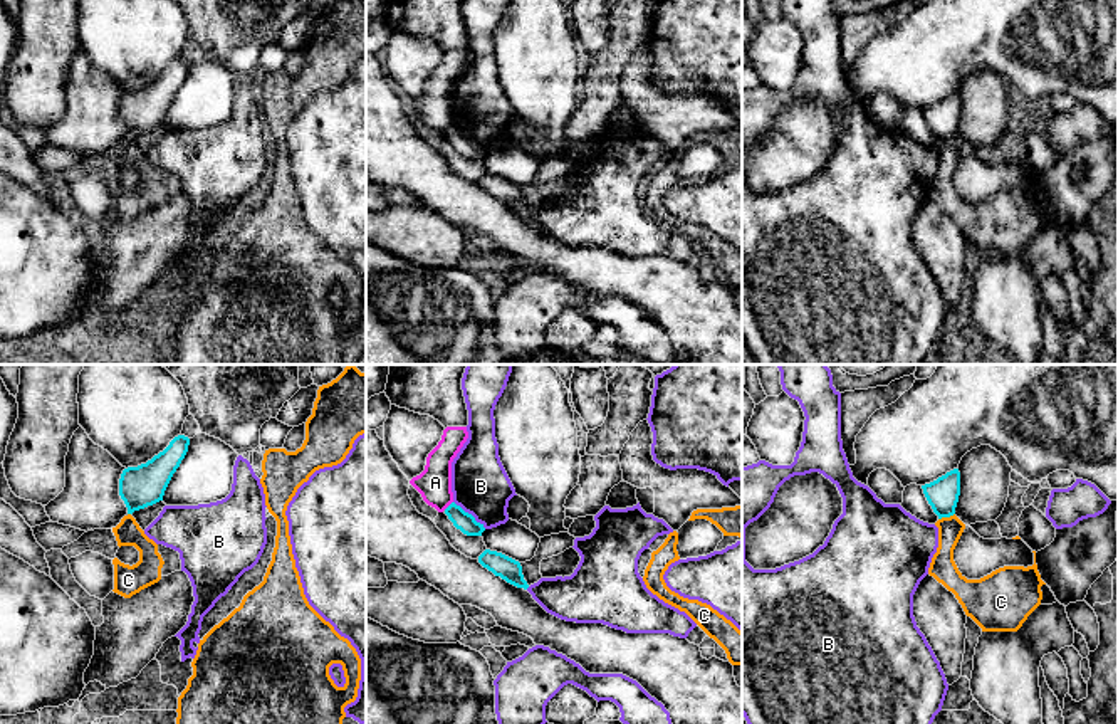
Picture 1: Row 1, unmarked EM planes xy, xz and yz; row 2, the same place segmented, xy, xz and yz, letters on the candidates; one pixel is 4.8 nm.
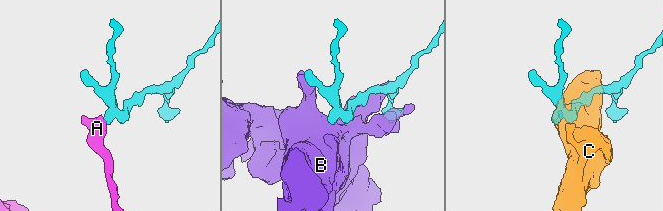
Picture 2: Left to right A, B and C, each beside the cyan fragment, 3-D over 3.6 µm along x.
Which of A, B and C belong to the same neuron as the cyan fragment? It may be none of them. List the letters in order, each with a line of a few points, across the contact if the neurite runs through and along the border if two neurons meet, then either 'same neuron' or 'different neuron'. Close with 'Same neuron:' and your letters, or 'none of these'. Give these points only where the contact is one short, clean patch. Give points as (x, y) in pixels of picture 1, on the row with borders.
A: line xz (452, 501), (444, 509); different neuron
B: different neuron
C: different neuron
Same neuron: none of these

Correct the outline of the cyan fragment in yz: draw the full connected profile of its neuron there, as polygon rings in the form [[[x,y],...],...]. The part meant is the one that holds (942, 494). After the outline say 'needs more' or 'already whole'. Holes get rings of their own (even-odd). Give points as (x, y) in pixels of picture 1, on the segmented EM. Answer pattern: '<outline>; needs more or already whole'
[[[953,469],[922,489],[938,519],[950,517],[955,514],[960,496],[960,472]]]; already whole

